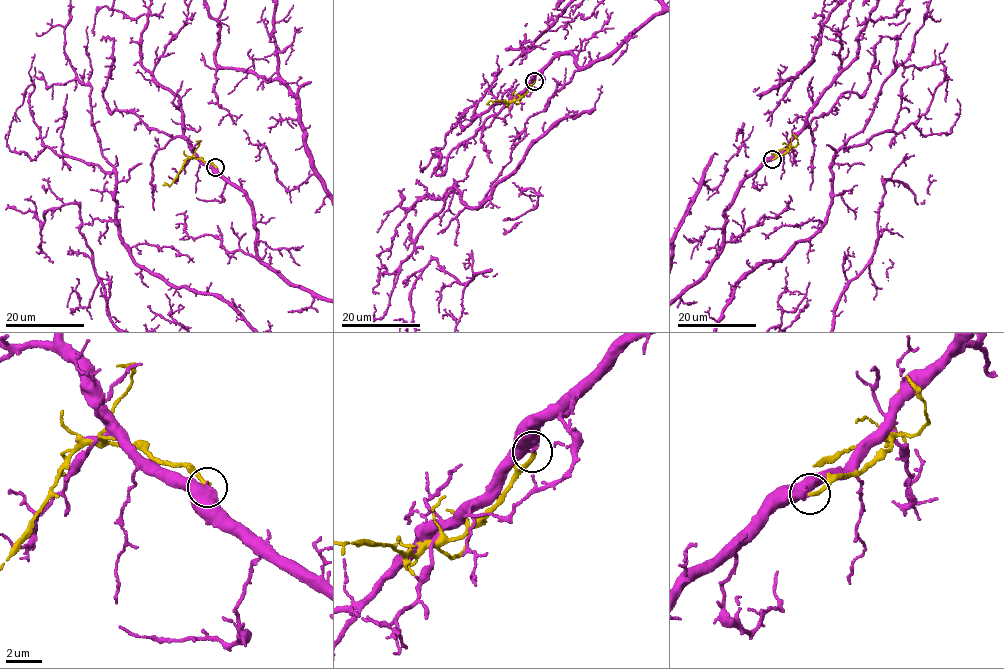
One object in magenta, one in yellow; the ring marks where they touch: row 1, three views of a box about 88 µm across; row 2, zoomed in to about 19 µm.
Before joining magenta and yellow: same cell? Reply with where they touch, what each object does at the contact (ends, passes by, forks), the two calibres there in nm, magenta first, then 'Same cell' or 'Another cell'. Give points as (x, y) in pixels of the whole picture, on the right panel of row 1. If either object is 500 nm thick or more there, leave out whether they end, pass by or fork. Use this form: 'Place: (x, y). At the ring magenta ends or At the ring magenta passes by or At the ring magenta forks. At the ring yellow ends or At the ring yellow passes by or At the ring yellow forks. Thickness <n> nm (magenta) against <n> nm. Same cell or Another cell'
Place: (772, 159). At the ring magenta passes by. At the ring yellow ends. Thickness 480 nm (magenta) against 240 nm. Another cell

